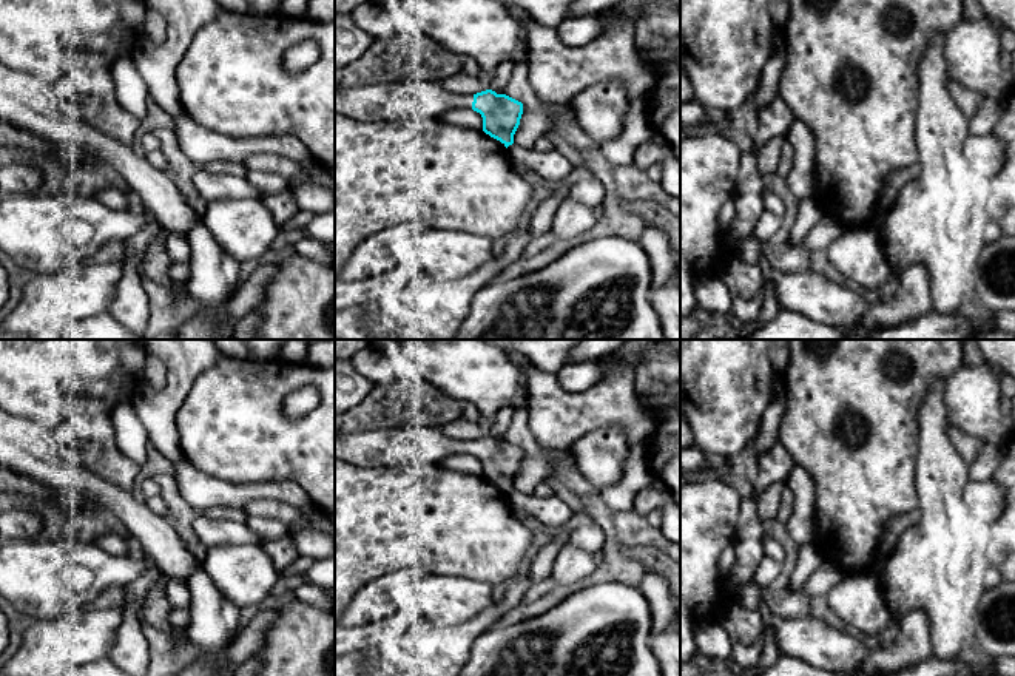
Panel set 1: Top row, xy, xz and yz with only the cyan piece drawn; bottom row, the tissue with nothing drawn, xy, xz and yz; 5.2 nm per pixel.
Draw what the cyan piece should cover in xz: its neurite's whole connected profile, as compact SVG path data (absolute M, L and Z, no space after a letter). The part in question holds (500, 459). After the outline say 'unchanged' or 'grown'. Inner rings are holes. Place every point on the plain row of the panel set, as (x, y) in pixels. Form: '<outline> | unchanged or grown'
M396 423L335 434L335 458L359 466L403 466L416 460L435 463L455 452L480 458L483 477L506 494L514 489L523 449L492 435L460 441L443 435L437 428Z | grown

